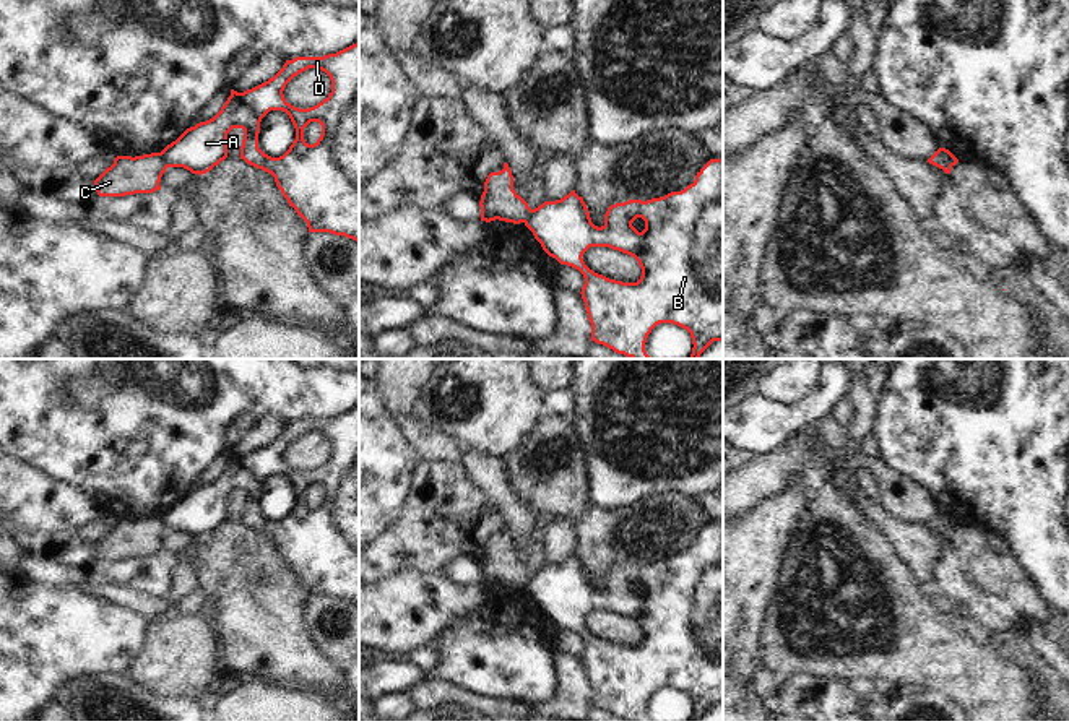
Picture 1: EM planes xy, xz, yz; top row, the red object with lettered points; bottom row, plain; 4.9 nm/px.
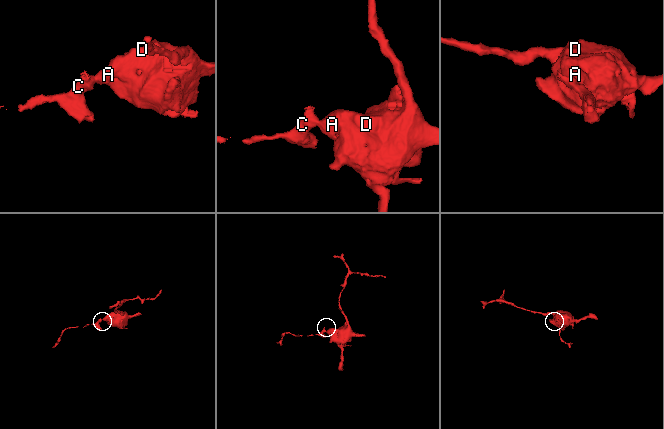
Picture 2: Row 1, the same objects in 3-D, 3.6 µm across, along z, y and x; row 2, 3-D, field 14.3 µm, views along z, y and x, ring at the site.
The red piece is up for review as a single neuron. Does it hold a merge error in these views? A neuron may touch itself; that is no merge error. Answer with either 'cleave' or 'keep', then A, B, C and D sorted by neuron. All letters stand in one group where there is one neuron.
cleave; A B D / C

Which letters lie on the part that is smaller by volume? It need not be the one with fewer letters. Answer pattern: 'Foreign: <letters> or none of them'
Foreign: C

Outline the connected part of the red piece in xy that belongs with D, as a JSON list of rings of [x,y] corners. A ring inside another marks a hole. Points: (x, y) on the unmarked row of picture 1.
[[[359,403],[336,417],[286,424],[273,442],[244,456],[231,453],[213,482],[187,492],[161,515],[166,531],[184,531],[198,539],[210,536],[227,521],[227,497],[232,492],[244,494],[240,523],[275,541],[276,550],[307,586],[309,596],[330,596],[359,606]],[[309,432],[318,432],[330,440],[331,456],[317,469],[299,473],[284,463],[283,455],[294,440]],[[270,474],[286,476],[296,492],[296,503],[279,521],[258,512],[260,486]],[[310,486],[322,489],[322,499],[314,508],[304,503],[304,492]]]

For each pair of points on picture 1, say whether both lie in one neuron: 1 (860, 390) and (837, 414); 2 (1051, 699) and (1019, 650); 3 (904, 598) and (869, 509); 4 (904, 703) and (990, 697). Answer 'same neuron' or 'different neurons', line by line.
1: different neurons
2: same neuron
3: different neurons
4: different neurons

